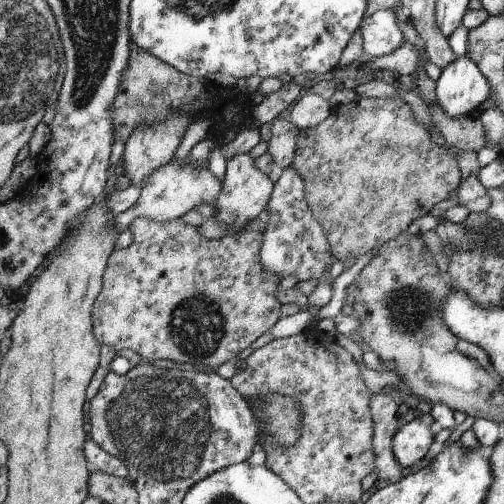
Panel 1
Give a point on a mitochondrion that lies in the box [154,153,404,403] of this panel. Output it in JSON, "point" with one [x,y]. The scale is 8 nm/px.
{"point":[197,325]}

